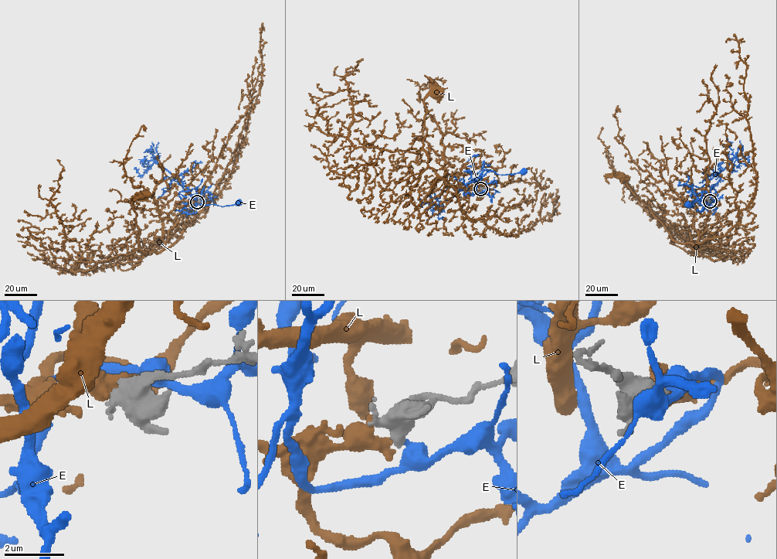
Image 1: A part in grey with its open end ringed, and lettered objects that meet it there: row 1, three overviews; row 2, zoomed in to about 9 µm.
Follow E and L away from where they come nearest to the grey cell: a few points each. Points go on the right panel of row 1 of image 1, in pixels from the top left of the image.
E: (710, 200), (714, 199), (704, 206), (696, 200), (690, 202), (693, 203), (692, 207), (687, 205)
L: (710, 200), (711, 200), (708, 202), (706, 230), (698, 241), (694, 244), (675, 242), (651, 209), (621, 177)

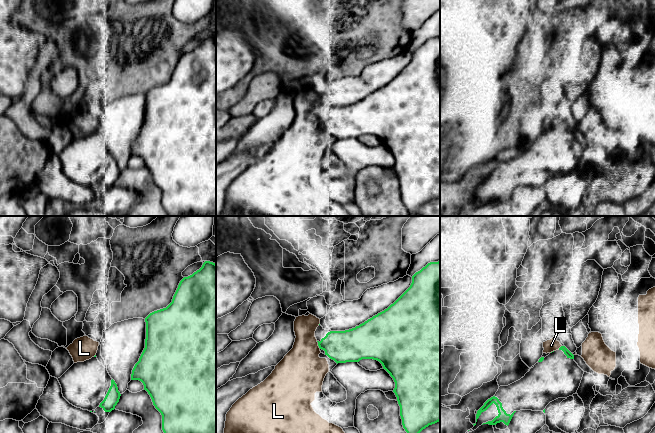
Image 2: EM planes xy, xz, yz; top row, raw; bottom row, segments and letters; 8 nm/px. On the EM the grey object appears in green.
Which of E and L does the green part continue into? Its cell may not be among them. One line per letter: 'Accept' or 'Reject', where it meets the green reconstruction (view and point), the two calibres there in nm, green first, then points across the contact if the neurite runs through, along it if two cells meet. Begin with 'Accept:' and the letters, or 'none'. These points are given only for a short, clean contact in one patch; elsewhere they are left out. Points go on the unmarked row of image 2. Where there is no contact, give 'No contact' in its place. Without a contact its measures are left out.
Accept: none
E: Reject. No contact
L: Reject. Touches green at xz (318, 121). Thickness 260 nm (green) against 360 nm

